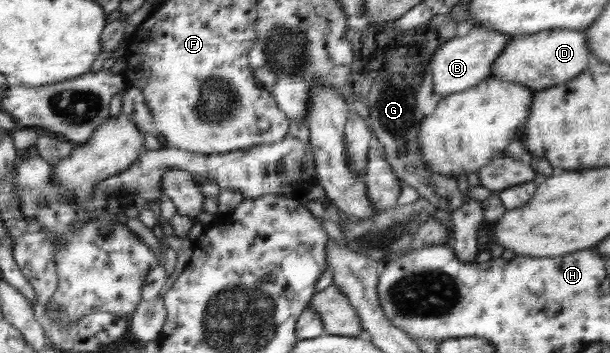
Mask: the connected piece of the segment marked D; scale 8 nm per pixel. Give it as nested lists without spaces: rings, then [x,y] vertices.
[[[554,29],[512,37],[500,56],[494,60],[490,76],[525,85],[534,92],[574,79],[593,57],[585,30]]]

